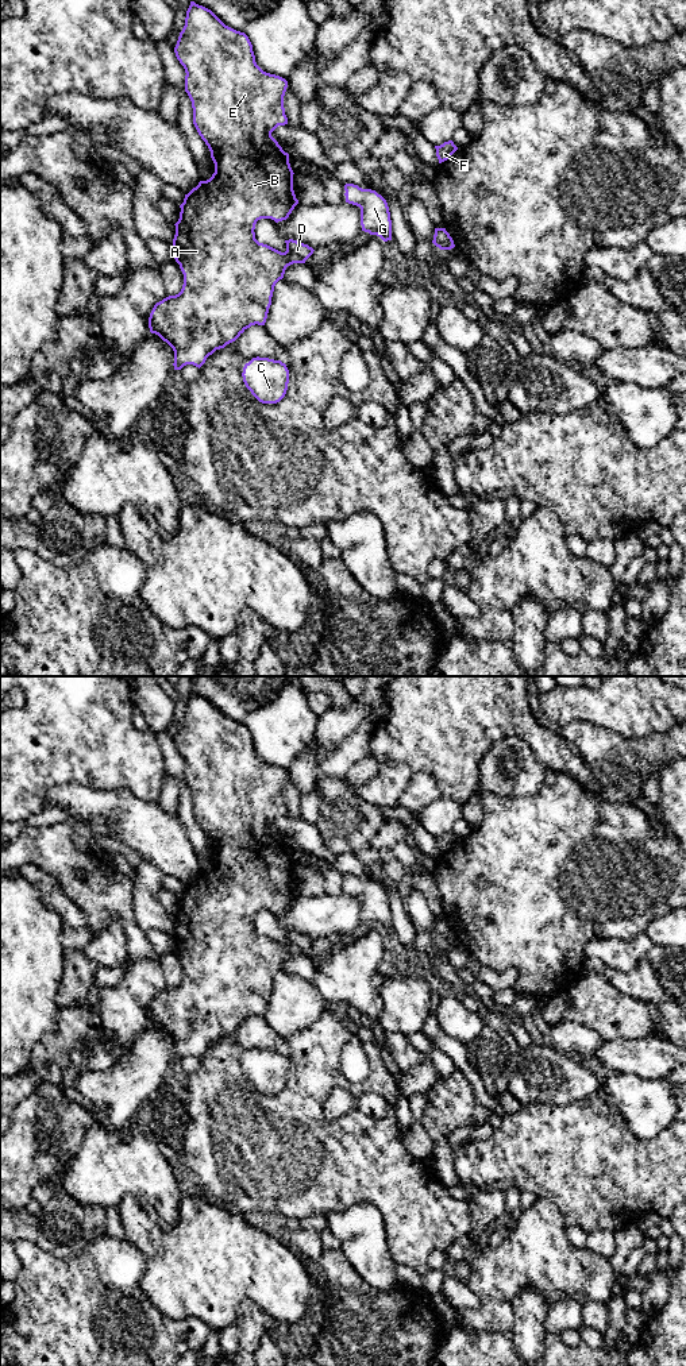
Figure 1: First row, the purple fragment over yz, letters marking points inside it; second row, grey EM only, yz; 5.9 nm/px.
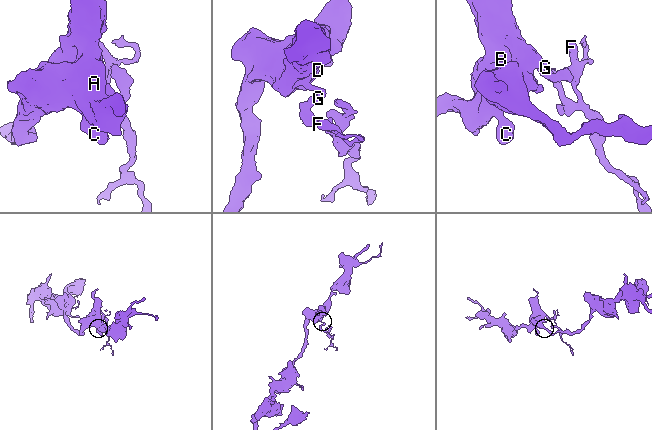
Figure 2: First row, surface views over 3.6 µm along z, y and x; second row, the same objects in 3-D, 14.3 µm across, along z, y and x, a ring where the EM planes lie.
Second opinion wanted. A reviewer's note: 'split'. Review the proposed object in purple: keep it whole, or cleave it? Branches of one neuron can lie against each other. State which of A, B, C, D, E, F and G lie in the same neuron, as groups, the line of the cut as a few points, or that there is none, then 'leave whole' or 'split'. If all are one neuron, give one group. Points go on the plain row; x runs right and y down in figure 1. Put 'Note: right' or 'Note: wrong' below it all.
A B C D E G / F; cut in yz along (440, 919), (435, 925); split
Note: right

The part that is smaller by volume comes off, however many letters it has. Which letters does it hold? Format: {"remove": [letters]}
{"remove": ["F"]}

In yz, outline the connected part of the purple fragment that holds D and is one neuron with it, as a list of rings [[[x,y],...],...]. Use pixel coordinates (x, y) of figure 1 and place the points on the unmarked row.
[[[190,692],[186,702],[185,717],[180,723],[174,744],[180,755],[185,760],[185,783],[188,784],[192,799],[193,799],[193,815],[205,833],[211,842],[211,849],[215,854],[215,864],[207,872],[200,872],[196,879],[193,879],[188,885],[185,885],[184,894],[180,896],[180,910],[174,915],[176,926],[173,930],[174,950],[180,956],[184,965],[184,976],[178,985],[169,987],[162,992],[157,993],[149,1008],[149,1019],[151,1024],[158,1026],[163,1033],[166,1033],[174,1042],[174,1061],[181,1061],[186,1056],[193,1056],[201,1058],[207,1049],[212,1046],[216,1041],[224,1039],[227,1035],[235,1033],[247,1019],[251,1016],[265,1016],[269,999],[271,996],[271,988],[275,975],[284,969],[285,961],[293,954],[305,954],[305,952],[313,945],[313,939],[308,935],[300,934],[297,931],[285,931],[286,942],[281,944],[267,935],[259,934],[255,930],[255,915],[261,910],[271,910],[275,914],[286,911],[294,898],[298,895],[293,881],[293,861],[289,854],[289,845],[282,841],[278,833],[271,827],[271,823],[278,817],[288,815],[288,809],[284,799],[284,787],[288,779],[288,772],[280,767],[263,763],[255,753],[255,746],[253,742],[253,736],[244,723],[236,722],[226,717],[211,701]]]

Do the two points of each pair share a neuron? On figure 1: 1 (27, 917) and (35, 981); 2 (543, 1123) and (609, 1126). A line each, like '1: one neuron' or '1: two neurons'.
1: one neuron
2: one neuron

